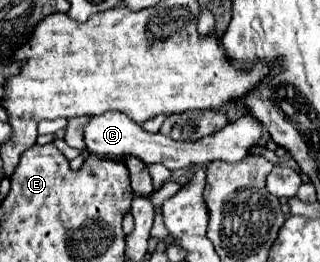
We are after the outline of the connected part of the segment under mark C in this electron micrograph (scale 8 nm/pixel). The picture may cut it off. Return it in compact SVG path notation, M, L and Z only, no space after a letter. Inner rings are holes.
M105 113L101 117L91 117L91 121L85 127L85 145L91 153L101 155L101 157L117 157L117 159L125 155L133 155L145 163L161 163L171 171L179 167L187 167L191 163L203 165L203 163L217 161L217 159L227 161L227 163L241 161L249 153L251 147L261 143L261 139L263 139L263 125L251 113L245 113L243 117L229 123L225 129L221 129L219 133L213 133L193 143L173 141L161 133L147 133L141 129L141 125L137 125L123 113Z

